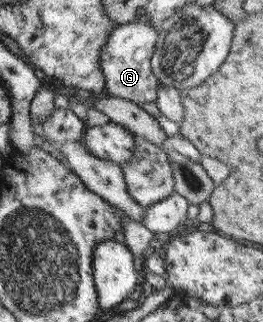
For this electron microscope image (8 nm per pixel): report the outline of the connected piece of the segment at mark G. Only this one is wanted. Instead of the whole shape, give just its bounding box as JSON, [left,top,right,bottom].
[99,16,157,104]

